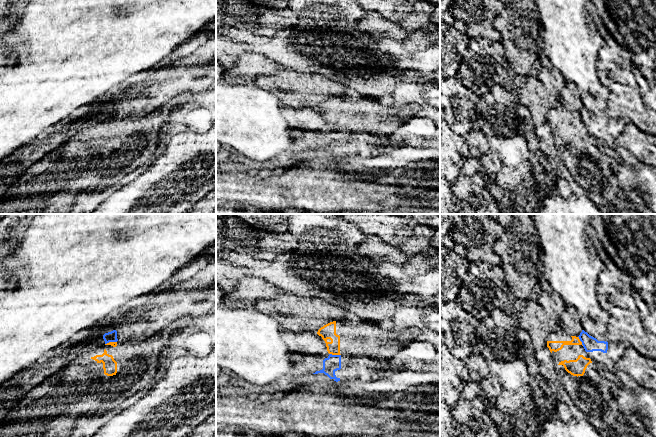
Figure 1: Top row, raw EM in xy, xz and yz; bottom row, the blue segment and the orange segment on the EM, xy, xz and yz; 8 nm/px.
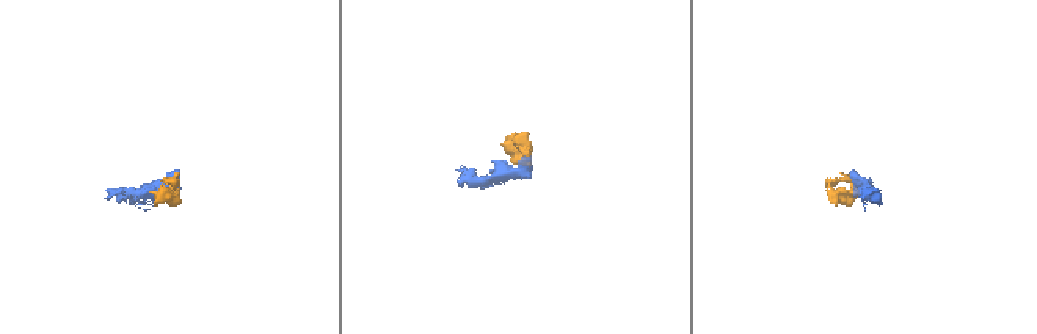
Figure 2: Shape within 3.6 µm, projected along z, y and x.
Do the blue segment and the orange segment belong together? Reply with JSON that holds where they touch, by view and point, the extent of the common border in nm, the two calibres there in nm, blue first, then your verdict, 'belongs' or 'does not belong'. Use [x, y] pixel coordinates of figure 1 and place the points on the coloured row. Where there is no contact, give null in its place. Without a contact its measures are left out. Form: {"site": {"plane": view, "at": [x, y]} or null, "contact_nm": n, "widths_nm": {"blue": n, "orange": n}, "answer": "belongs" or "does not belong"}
{"site": {"plane": "xz", "at": [335, 355]}, "contact_nm": 100, "widths_nm": {"blue": 130, "orange": 120}, "answer": "does not belong"}

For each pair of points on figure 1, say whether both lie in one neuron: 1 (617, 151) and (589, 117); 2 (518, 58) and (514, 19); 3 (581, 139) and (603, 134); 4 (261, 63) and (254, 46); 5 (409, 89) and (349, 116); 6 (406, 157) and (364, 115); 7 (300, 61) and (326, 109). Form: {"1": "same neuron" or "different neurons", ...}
{"1": "same neuron", "2": "same neuron", "3": "different neurons", "4": "different neurons", "5": "same neuron", "6": "different neurons", "7": "different neurons"}

